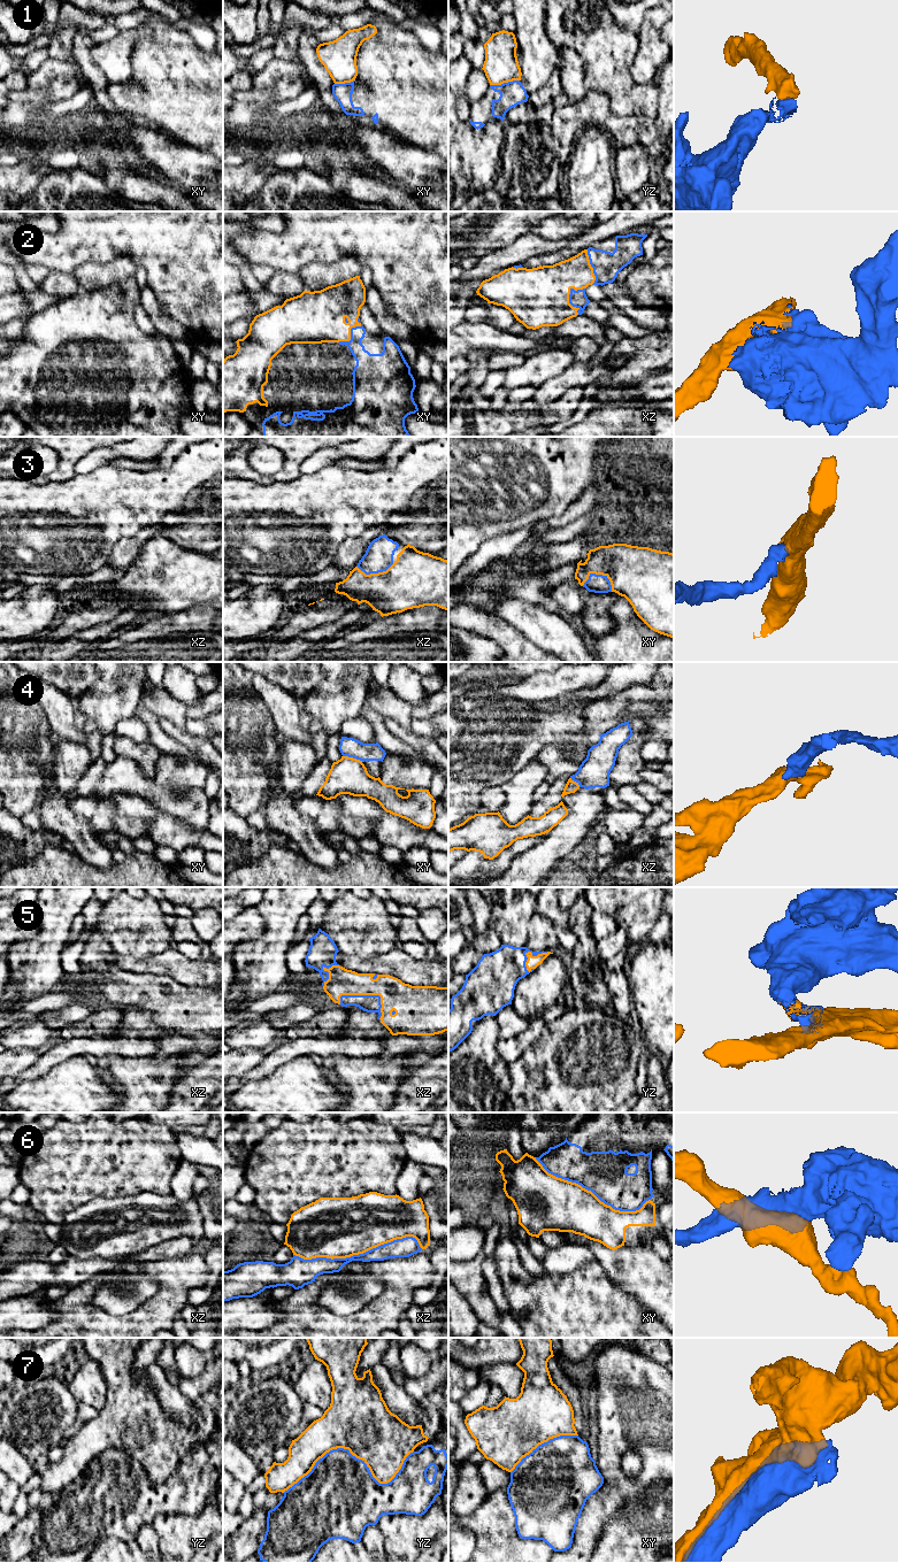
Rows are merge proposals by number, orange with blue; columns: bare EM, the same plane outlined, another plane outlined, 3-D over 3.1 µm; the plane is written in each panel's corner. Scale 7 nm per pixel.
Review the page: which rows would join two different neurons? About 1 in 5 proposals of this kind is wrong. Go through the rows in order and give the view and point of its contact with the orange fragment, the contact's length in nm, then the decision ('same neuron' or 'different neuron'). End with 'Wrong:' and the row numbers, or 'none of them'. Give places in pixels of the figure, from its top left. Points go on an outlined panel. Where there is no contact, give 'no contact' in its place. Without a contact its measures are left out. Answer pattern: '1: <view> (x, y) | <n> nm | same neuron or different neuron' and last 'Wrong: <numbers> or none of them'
1: yz (505, 82) | 200 nm | different neuron
2: xz (568, 301) | 200 nm | same neuron
3: xy (600, 574) | 220 nm | same neuron
4: xy (352, 757) | 150 nm | different neuron
5: xz (371, 994) | 340 nm | same neuron
6: xz (359, 1253) | 900 nm | different neuron
7: yz (352, 1454) | 950 nm | different neuron
Wrong: 1, 4, 6, 7

